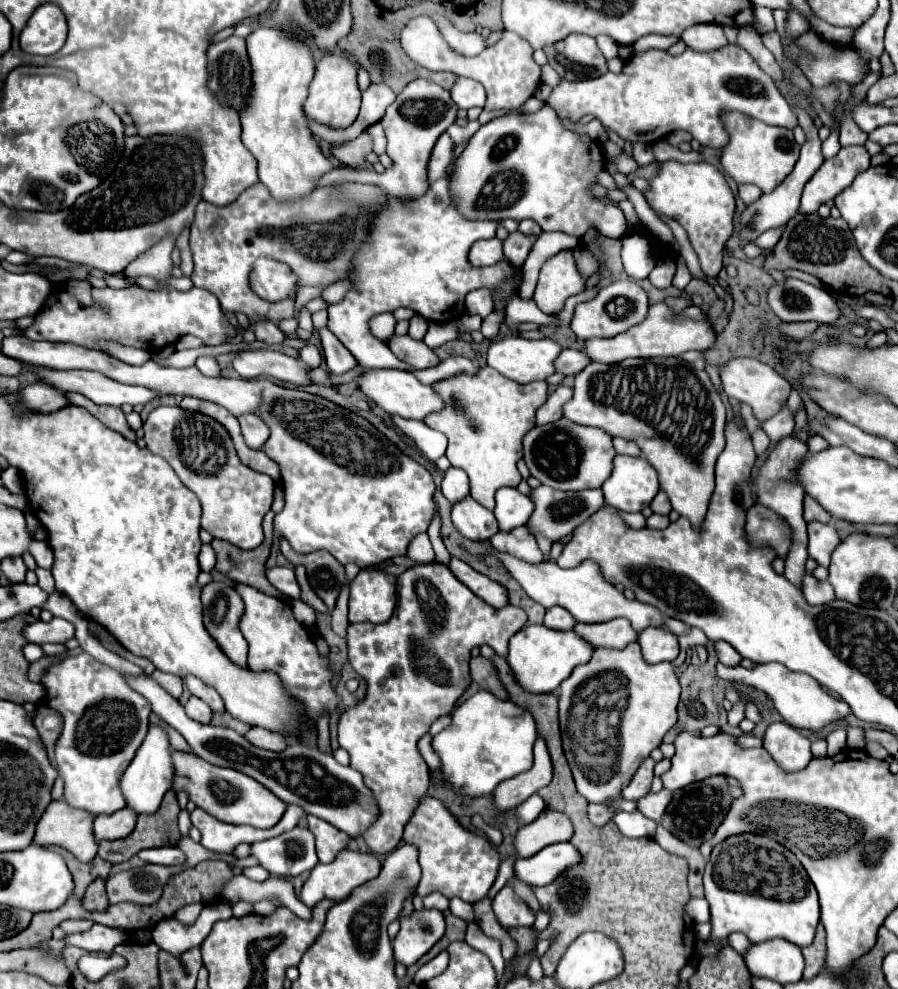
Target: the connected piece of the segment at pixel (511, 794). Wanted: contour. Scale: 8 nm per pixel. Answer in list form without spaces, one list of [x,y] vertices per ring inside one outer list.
[[[536,738],[534,742],[534,766],[528,772],[522,772],[510,780],[504,780],[494,790],[494,800],[500,810],[510,810],[520,806],[540,788],[548,786],[552,780],[552,762],[546,748],[544,738]]]

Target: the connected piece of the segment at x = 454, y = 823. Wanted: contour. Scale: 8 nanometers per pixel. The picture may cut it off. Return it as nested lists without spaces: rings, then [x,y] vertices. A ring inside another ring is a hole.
[[[424,796],[418,802],[414,816],[404,828],[402,838],[408,844],[416,844],[420,850],[422,880],[416,890],[420,896],[442,892],[446,898],[458,896],[464,902],[474,904],[488,894],[490,886],[496,880],[496,872],[500,866],[500,856],[496,848],[490,844],[488,838],[466,830],[438,798]]]

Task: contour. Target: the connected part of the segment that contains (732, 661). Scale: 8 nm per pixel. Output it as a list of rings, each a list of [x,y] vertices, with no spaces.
[[[718,640],[716,644],[716,654],[718,654],[718,660],[722,662],[722,664],[726,664],[726,666],[736,666],[736,664],[740,664],[740,660],[742,660],[742,656],[728,644],[728,642],[724,642],[724,640]]]

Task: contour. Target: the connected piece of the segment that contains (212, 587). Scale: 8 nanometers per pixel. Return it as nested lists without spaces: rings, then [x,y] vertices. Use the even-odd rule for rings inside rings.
[[[210,582],[202,588],[204,626],[220,644],[224,654],[238,666],[246,666],[248,642],[240,632],[244,602],[232,582]]]

